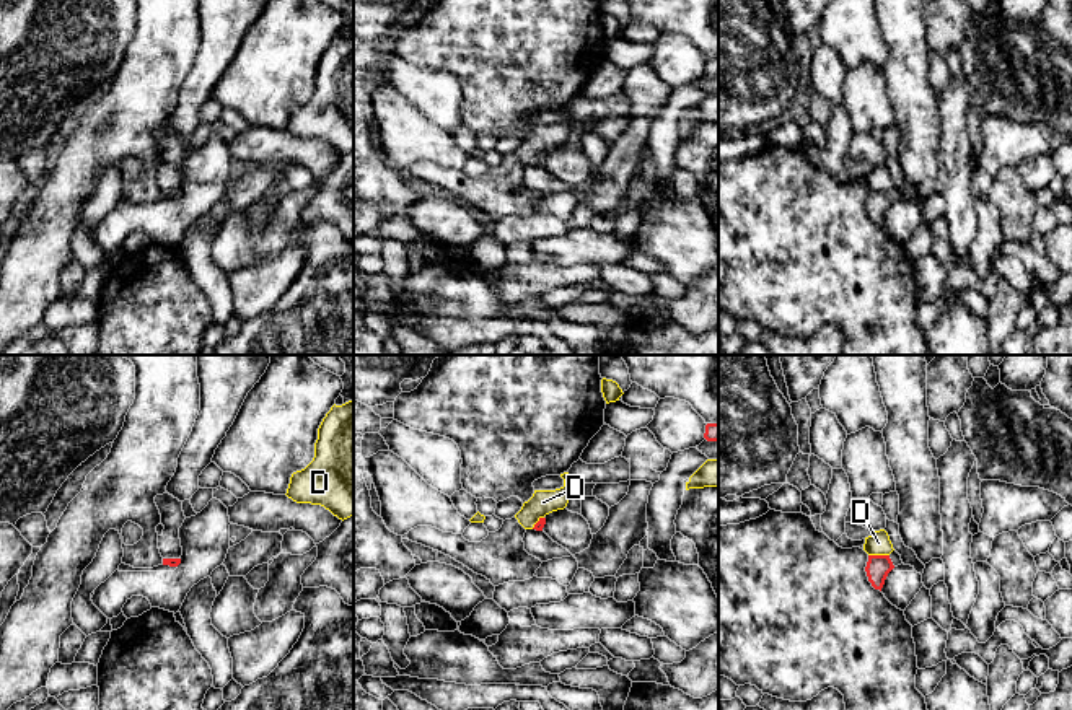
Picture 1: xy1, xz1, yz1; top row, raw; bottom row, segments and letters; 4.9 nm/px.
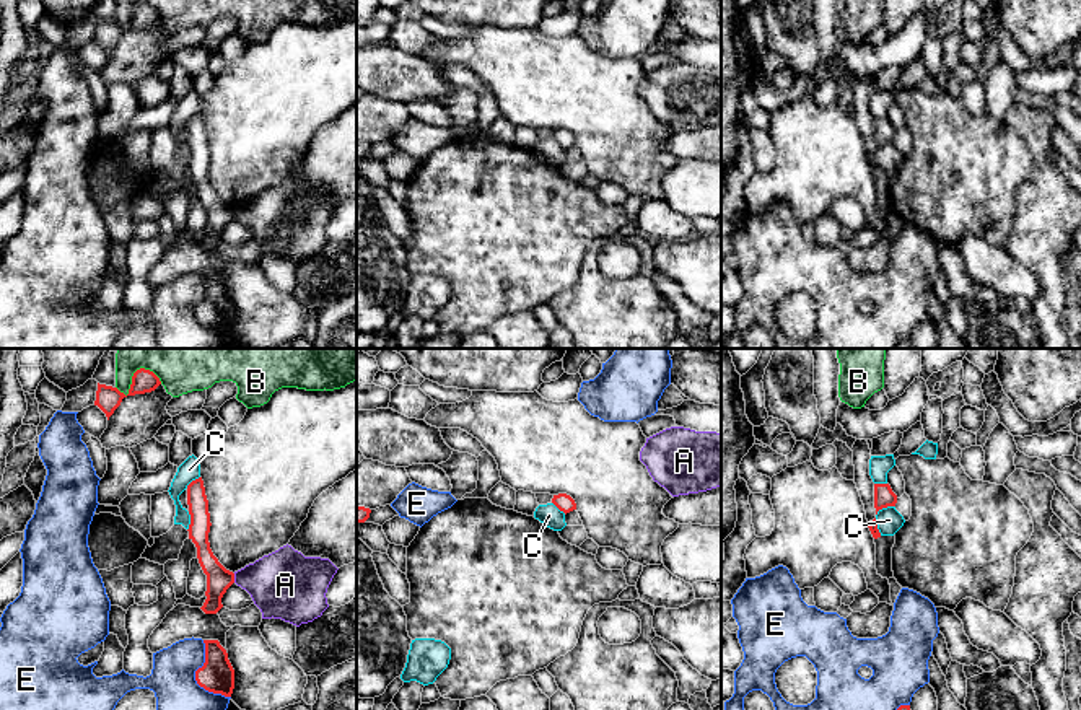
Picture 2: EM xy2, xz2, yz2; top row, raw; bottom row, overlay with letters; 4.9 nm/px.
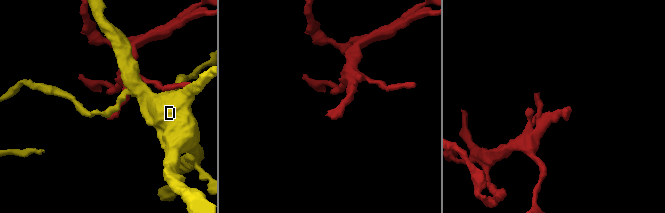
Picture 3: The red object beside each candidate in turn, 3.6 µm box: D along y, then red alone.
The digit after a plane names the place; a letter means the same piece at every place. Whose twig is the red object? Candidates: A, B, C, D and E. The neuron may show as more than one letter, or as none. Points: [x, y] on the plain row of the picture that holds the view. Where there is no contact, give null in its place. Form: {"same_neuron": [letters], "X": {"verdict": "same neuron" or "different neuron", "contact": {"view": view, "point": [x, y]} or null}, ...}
{"same_neuron": [], "A": {"verdict": "different neuron", "contact": {"view": "xy2", "point": [233, 214]}}, "B": {"verdict": "different neuron", "contact": {"view": "xy2", "point": [134, 10]}}, "C": {"verdict": "different neuron", "contact": {"view": "yz2", "point": [884, 142]}}, "D": {"verdict": "different neuron", "contact": {"view": "yz1", "point": [878, 191]}}, "E": {"verdict": "different neuron", "contact": {"view": "xy2", "point": [196, 313]}}}

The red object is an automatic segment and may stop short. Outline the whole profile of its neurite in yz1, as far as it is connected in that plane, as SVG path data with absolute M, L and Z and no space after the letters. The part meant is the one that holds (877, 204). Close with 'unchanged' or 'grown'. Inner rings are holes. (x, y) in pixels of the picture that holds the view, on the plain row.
M893 186L890 191L868 191L865 202L868 217L875 225L881 226L888 208L901 199L901 191L896 186Z; grown

